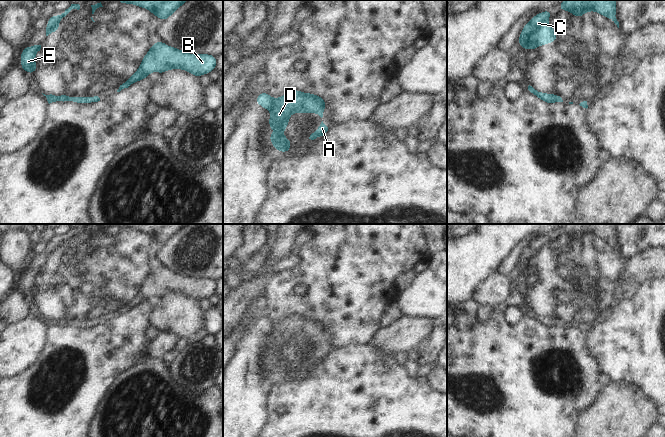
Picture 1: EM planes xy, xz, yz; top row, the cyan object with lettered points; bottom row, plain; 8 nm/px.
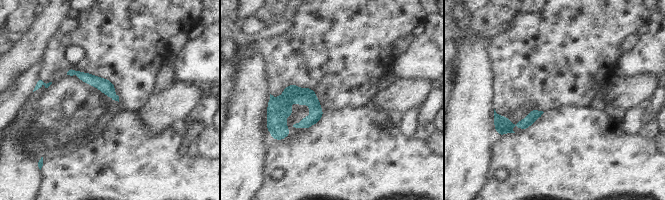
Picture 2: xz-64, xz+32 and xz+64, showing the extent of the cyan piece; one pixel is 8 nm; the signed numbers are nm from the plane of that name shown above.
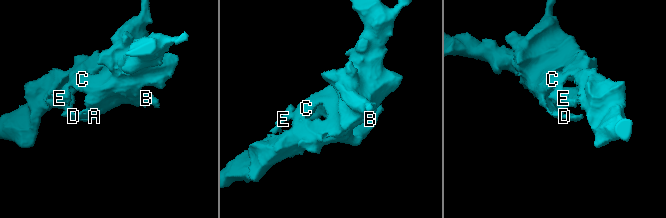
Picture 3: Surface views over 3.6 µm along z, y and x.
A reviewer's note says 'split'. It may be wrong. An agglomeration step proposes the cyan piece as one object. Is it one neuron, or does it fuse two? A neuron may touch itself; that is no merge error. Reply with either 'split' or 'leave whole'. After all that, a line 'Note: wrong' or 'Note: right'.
split
Note: right

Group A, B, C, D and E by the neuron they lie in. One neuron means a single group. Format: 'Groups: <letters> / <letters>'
Groups: A B C E / D

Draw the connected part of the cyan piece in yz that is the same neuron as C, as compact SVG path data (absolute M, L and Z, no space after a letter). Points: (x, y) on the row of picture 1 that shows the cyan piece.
M547 9L533 16L524 25L517 41L524 50L537 49L557 40L556 30L547 22L550 17L551 10Z

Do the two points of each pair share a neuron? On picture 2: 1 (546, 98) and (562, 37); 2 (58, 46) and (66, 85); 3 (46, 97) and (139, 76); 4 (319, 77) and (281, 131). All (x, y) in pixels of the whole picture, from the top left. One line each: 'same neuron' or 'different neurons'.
1: same neuron
2: different neurons
3: different neurons
4: same neuron

